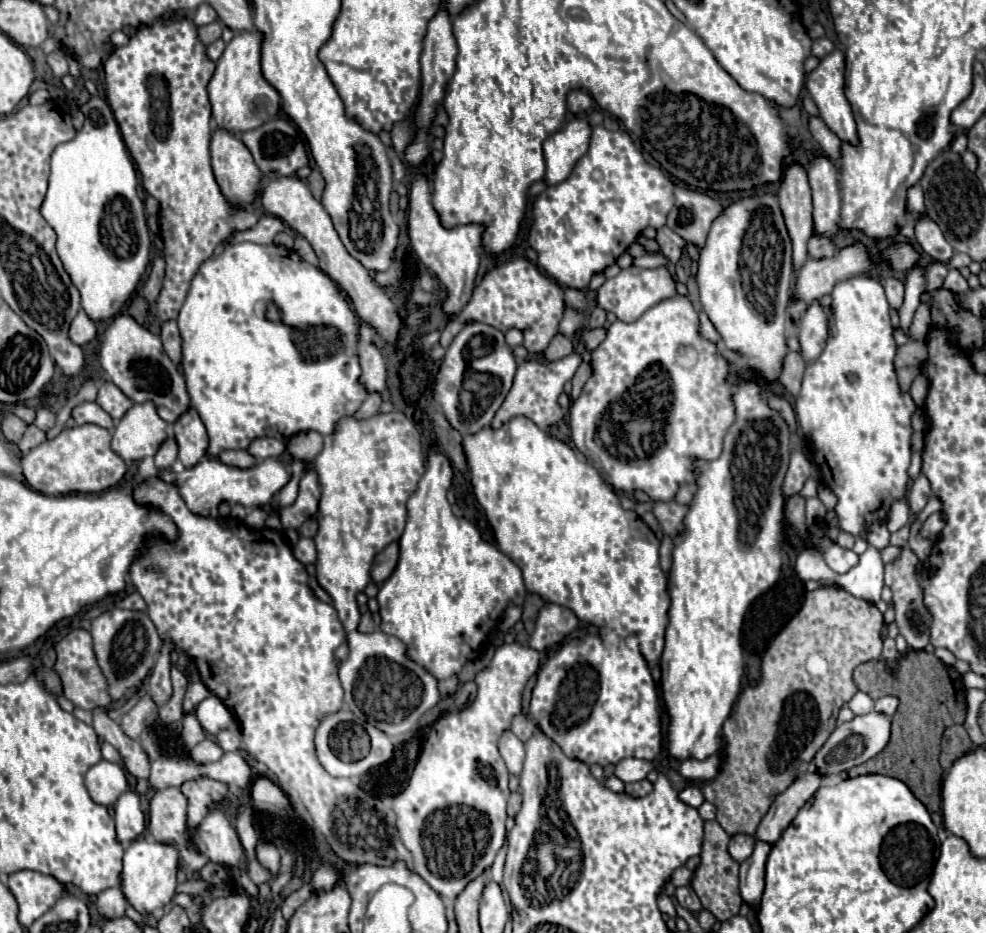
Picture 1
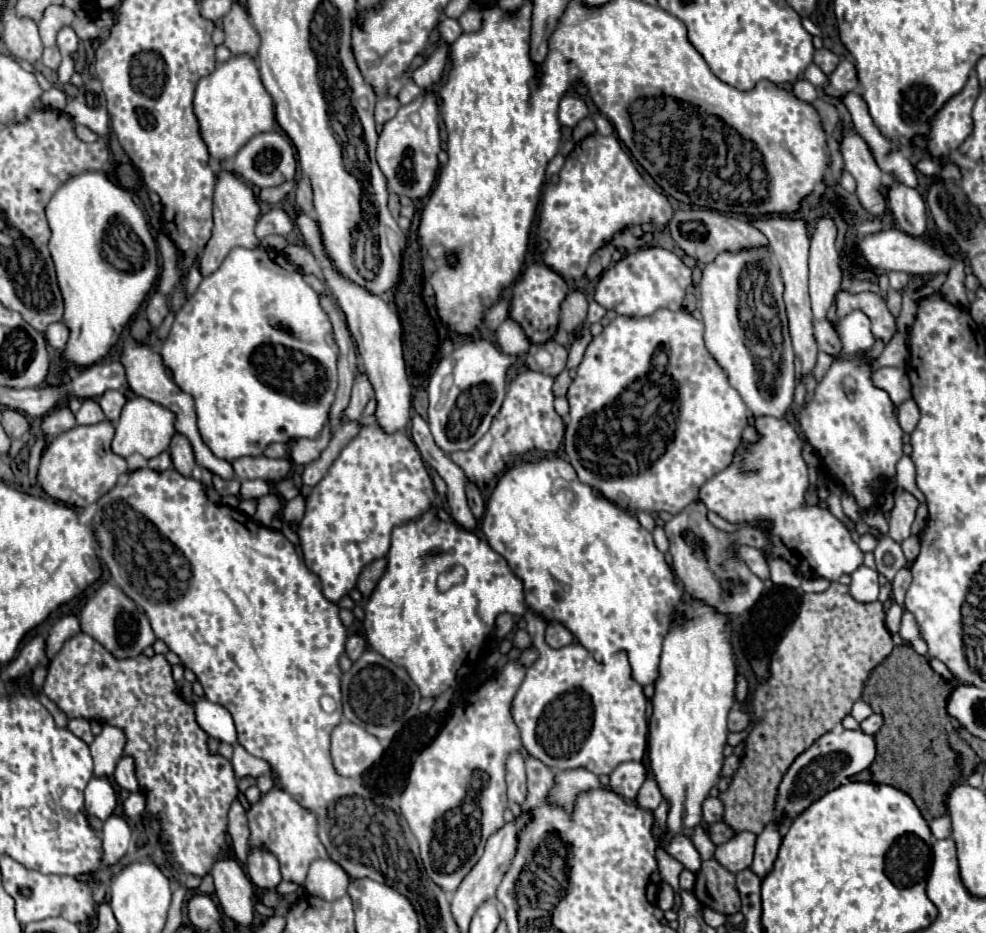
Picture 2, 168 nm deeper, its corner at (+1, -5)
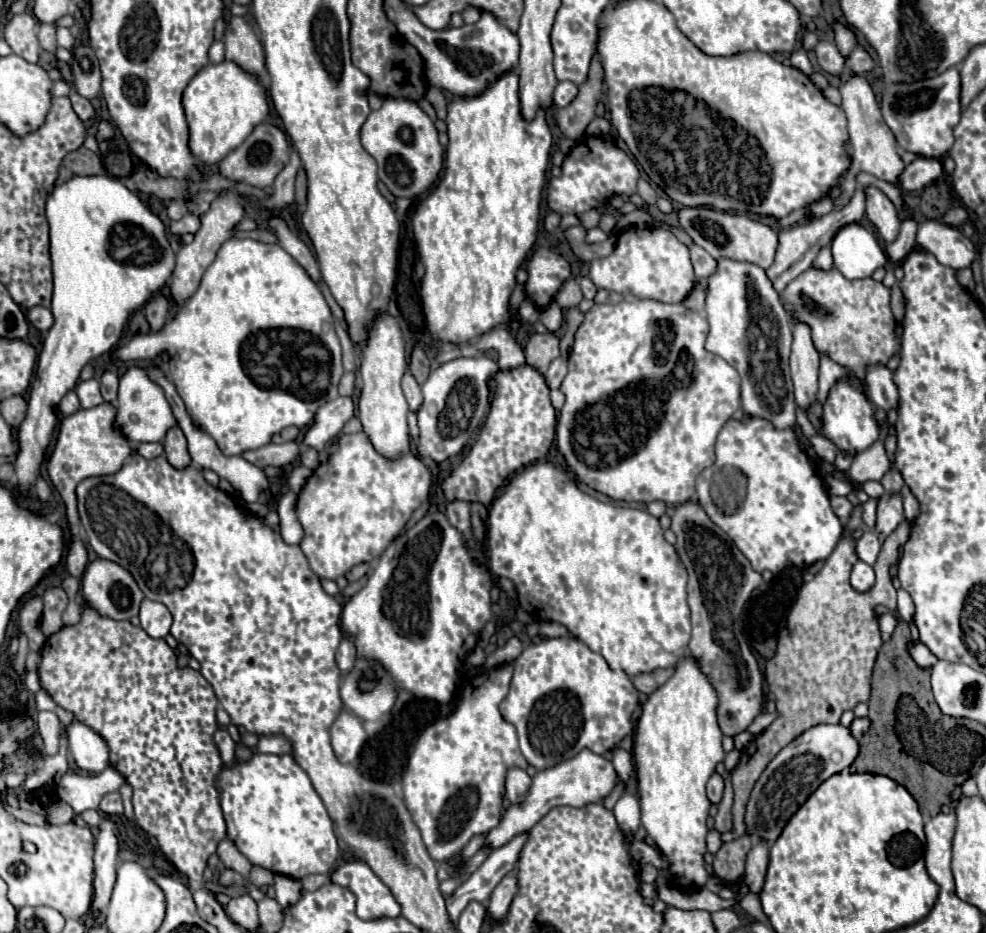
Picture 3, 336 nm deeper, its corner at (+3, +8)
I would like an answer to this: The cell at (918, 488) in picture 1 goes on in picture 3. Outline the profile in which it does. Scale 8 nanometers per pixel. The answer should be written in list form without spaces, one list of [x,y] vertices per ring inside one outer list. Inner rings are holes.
[[[883,494],[877,504],[875,532],[879,540],[885,540],[903,520],[903,498],[899,494]]]

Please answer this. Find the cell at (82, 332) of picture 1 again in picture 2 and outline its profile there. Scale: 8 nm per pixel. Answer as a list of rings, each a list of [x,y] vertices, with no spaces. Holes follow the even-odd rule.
[[[57,323],[57,325],[49,325],[47,333],[47,343],[55,349],[65,349],[67,341],[69,341],[69,327],[65,323]]]

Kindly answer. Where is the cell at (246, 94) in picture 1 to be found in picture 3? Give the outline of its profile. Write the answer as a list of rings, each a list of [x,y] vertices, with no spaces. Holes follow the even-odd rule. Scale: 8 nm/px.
[[[229,60],[207,64],[197,72],[183,92],[183,110],[189,124],[189,150],[203,164],[217,164],[223,160],[269,114],[265,90],[259,80]]]

